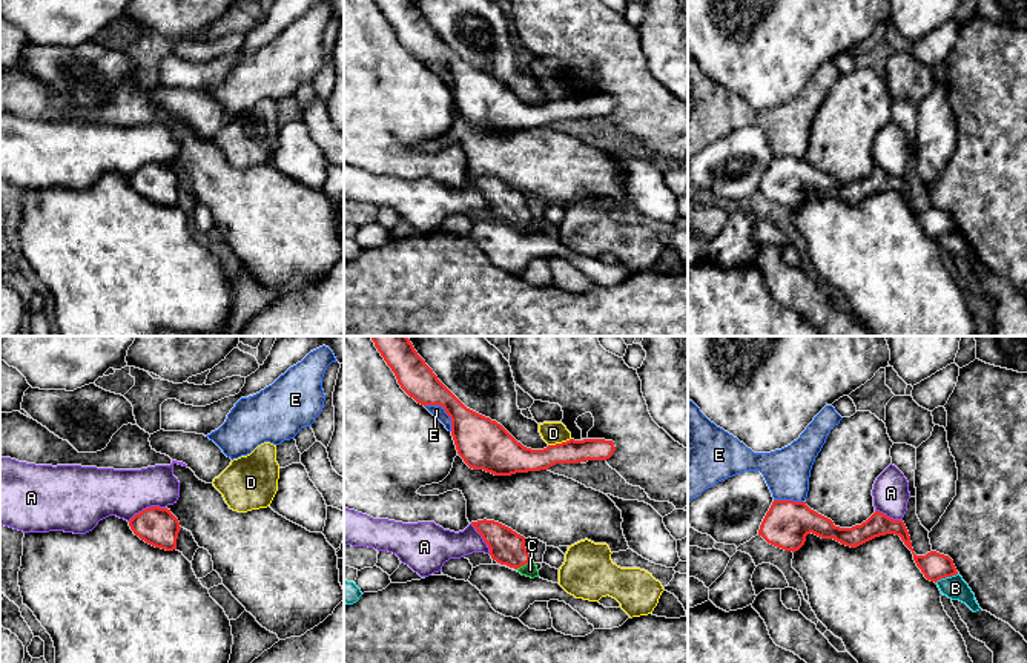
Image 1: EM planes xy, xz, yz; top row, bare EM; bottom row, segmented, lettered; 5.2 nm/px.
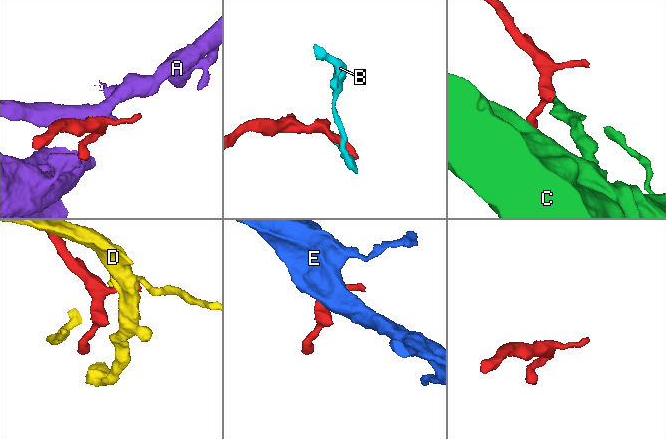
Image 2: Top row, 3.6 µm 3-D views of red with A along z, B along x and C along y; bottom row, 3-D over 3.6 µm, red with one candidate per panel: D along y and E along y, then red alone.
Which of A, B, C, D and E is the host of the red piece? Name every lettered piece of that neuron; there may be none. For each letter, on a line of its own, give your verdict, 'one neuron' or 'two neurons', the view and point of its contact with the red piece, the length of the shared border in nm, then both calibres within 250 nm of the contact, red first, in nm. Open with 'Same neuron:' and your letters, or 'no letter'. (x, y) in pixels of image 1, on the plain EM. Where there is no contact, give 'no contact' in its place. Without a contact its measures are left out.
Same neuron: C
A: two neurons | xy (146, 164) | 220 nm | 200/260 nm
B: two neurons | yz (946, 232) | 130 nm | 140/120 nm
C: one neuron | xz (522, 221) | 90 nm | 180/80 nm
D: two neurons | xz (559, 100) | 130 nm | 160/120 nm
E: two neurons | xz (444, 65) | 200 nm | 260/60 nm

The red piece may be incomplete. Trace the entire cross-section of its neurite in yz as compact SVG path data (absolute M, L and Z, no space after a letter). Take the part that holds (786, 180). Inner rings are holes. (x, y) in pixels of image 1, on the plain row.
M774 157L758 186L758 192L768 200L792 209L804 201L806 192L811 189L821 195L834 195L850 204L857 204L880 192L895 190L912 207L916 223L927 236L936 239L941 235L958 230L949 212L936 207L916 212L904 178L893 176L880 167L875 167L861 181L840 184L831 175L811 166L806 158Z

